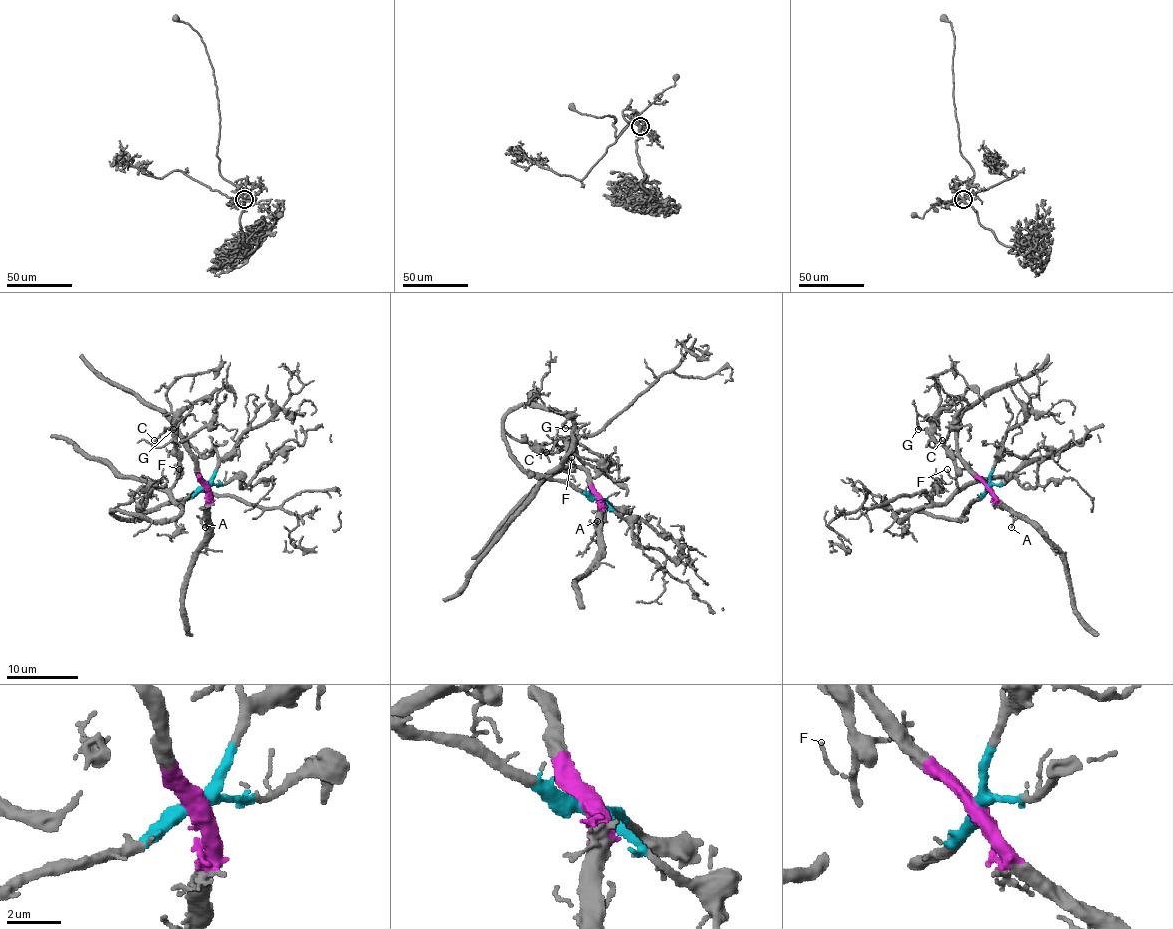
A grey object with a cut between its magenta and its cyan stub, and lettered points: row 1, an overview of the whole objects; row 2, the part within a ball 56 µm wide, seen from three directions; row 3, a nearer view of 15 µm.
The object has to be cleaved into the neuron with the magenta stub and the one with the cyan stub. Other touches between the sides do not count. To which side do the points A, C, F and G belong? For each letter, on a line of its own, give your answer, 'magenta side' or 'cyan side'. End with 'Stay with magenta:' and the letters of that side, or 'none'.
A: magenta side
C: cyan side
F: cyan side
G: cyan side
Stay with magenta: A

